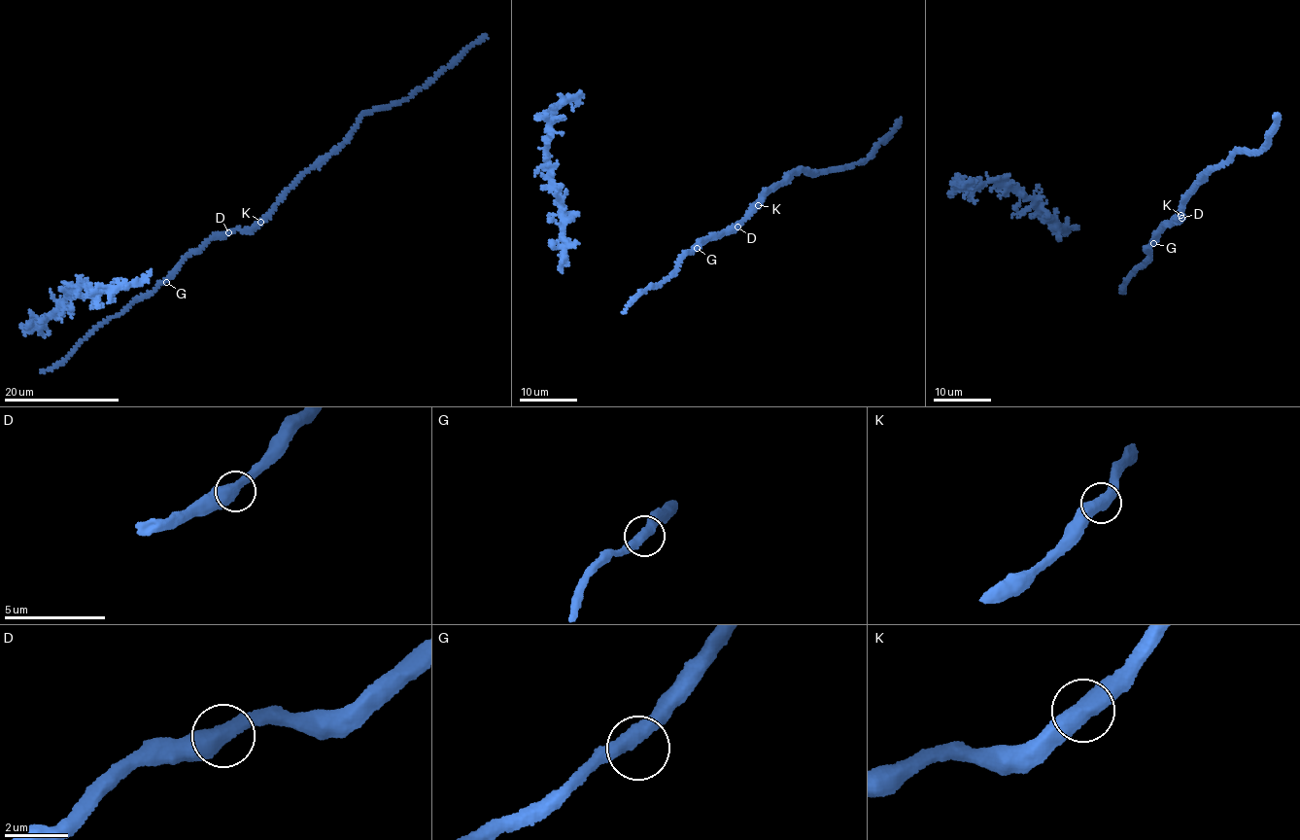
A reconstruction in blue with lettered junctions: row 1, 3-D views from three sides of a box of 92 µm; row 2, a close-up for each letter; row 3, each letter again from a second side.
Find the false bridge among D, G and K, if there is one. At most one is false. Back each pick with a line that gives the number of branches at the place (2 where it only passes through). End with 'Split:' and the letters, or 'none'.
K: branches 2
Split: K

